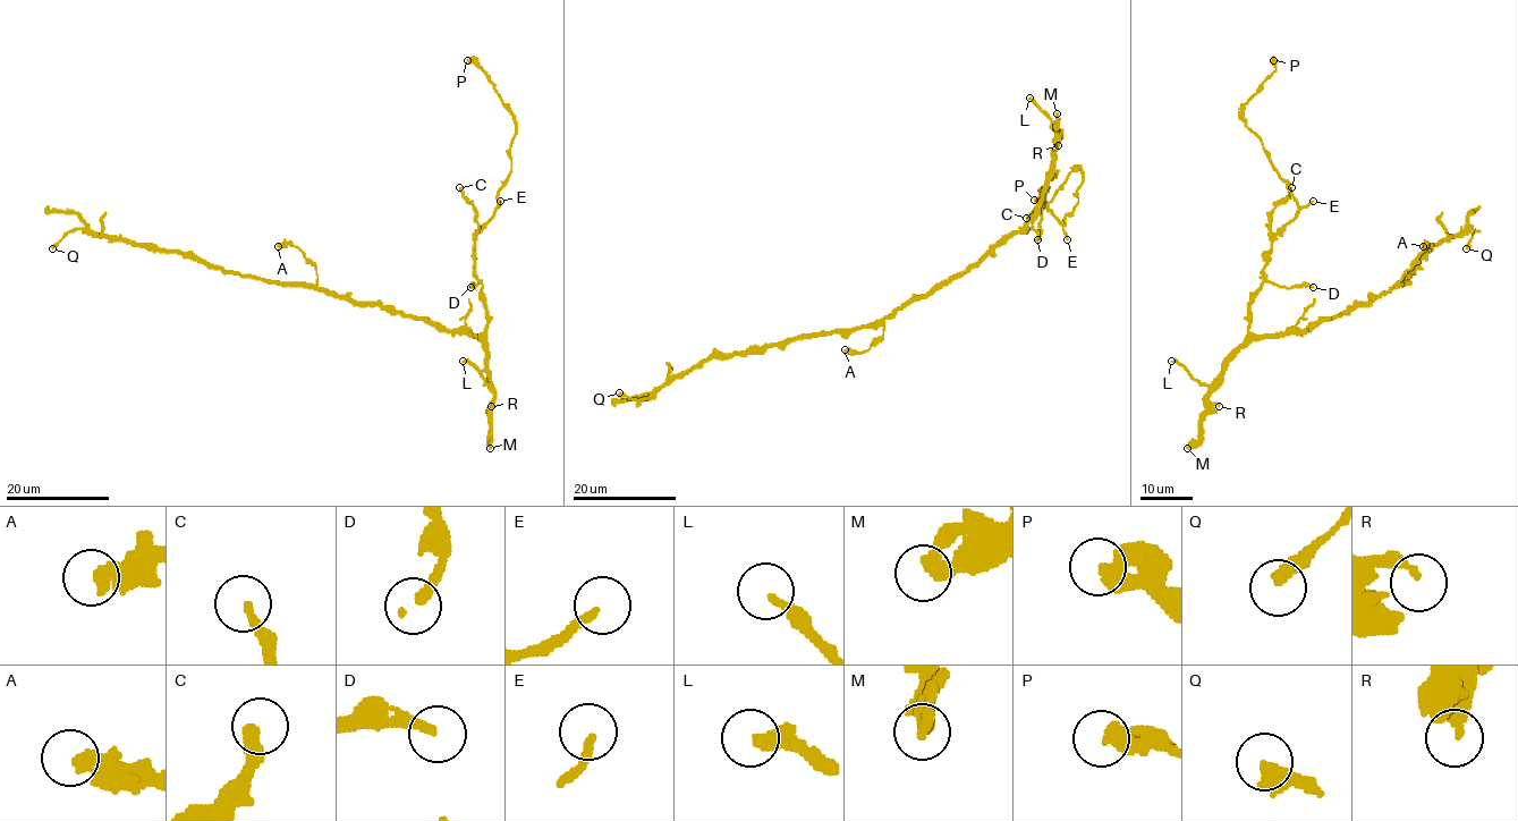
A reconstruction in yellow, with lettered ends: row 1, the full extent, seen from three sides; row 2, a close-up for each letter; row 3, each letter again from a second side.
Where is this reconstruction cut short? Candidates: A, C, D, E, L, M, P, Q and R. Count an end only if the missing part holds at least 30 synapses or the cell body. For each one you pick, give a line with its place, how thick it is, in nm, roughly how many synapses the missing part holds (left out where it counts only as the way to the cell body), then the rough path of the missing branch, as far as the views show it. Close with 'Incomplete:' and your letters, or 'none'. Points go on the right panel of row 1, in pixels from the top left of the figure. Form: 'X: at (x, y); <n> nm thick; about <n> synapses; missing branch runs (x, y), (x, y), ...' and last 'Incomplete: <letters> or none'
L: at (1171, 361); 300 nm thick; about 50 synapses
Incomplete: L

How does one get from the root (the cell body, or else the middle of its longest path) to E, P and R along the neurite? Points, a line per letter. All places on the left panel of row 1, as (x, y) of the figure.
E: (425, 319), (449, 330), (475, 335), (484, 331), (486, 305), (475, 273), (474, 236), (493, 217), (500, 201)
P: (425, 319), (475, 335), (486, 323), (474, 236), (493, 217), (511, 171), (515, 119), (467, 60)
R: (425, 319), (449, 330), (464, 330), (481, 340), (485, 350), (486, 384), (494, 392), (491, 406)

